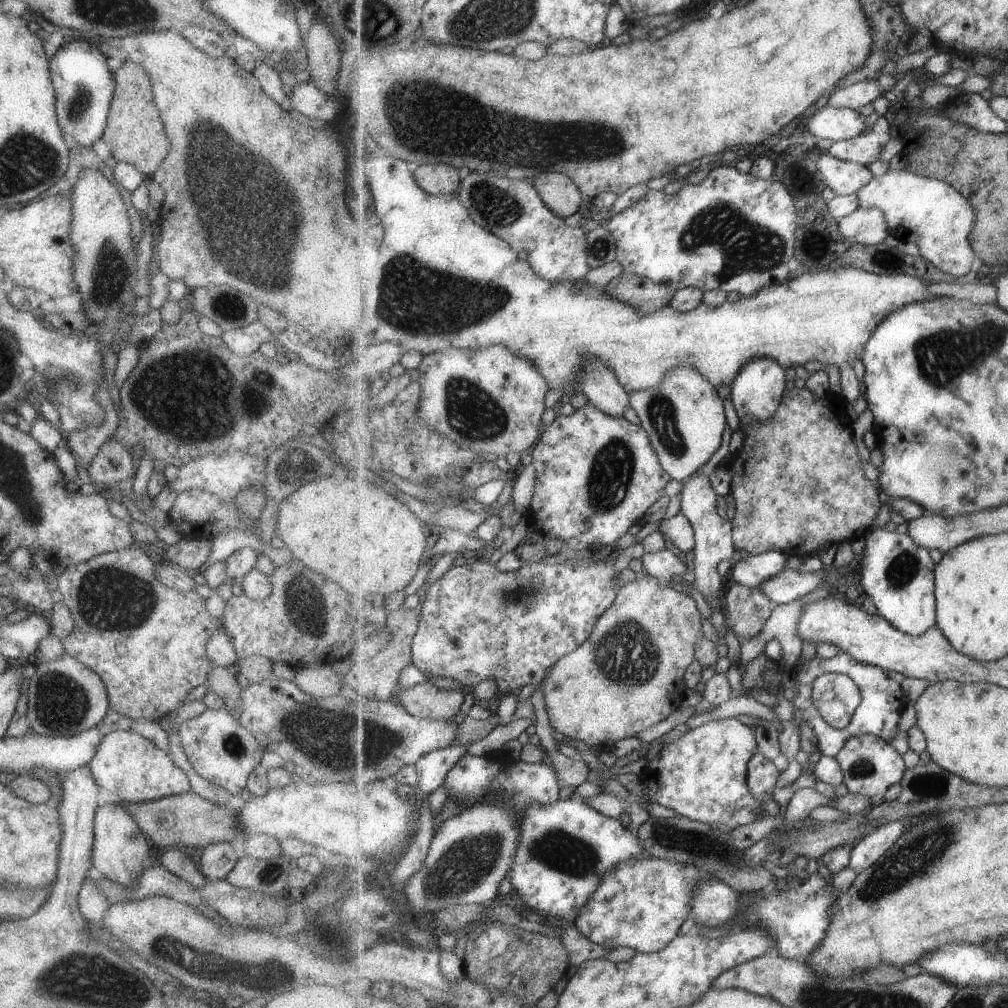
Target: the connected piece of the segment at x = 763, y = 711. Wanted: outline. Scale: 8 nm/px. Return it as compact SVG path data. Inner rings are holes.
M737 696L724 704L719 704L709 713L712 720L721 720L737 715L752 715L764 721L776 721L769 706L765 706L750 696Z

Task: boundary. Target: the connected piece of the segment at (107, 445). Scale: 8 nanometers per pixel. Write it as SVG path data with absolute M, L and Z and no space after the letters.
M110 440L99 446L97 454L93 456L93 460L88 465L86 468L88 476L98 488L113 484L117 479L131 479L136 471L129 451Z

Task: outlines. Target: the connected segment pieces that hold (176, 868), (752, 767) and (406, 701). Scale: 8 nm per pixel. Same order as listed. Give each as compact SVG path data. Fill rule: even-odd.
M172 846L166 849L159 856L161 866L193 886L193 888L201 888L205 884L206 878L195 868L191 858L186 856L183 849L178 847L173 848Z
M758 752L748 762L748 781L751 792L761 800L771 798L772 792L777 786L779 774L781 771L775 762Z
M430 680L421 682L411 688L403 689L399 693L398 701L409 714L418 719L431 719L434 721L449 721L458 719L458 712L463 706L463 696L467 690L444 690L433 686Z

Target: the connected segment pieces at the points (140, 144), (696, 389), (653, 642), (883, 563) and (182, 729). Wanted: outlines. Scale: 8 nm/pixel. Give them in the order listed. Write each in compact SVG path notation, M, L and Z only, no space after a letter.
M122 59L122 65L112 72L115 90L107 115L102 139L115 161L129 163L145 177L151 177L169 150L168 138L153 102L149 76L141 66Z
M675 368L659 386L631 392L630 400L673 479L686 481L719 450L727 428L723 397L697 368Z
M645 574L643 578L629 582L629 584L621 587L613 604L611 604L611 608L607 608L607 612L599 618L591 636L577 650L566 654L561 660L558 660L551 666L550 674L543 683L543 696L546 702L548 716L551 720L551 726L553 726L554 730L563 734L563 736L580 740L591 748L592 746L597 746L597 744L609 745L610 743L617 742L617 740L633 737L635 734L647 730L651 726L665 720L665 718L669 718L672 711L675 712L677 708L682 706L686 688L683 683L685 682L685 670L696 659L695 646L697 646L699 638L703 638L701 632L701 622L703 621L701 620L703 620L701 618L701 612L699 612L697 602L693 598L687 594L677 592L677 590L673 589L673 586L663 585L655 576Z
M877 528L865 536L866 545L857 575L865 595L868 595L878 614L899 630L921 636L937 626L937 596L935 562L927 547L921 546L907 533L889 532Z
M226 706L219 709L205 709L200 715L192 719L177 721L179 735L183 752L190 762L193 770L207 778L213 784L219 784L231 795L239 794L245 787L247 776L263 755L259 742L253 738L249 730L245 730L237 718L234 718Z

